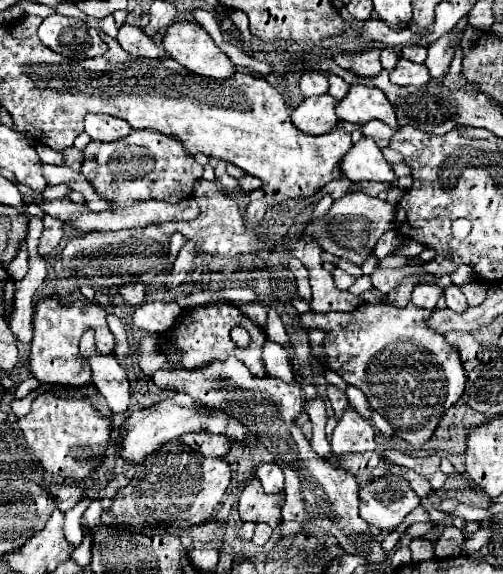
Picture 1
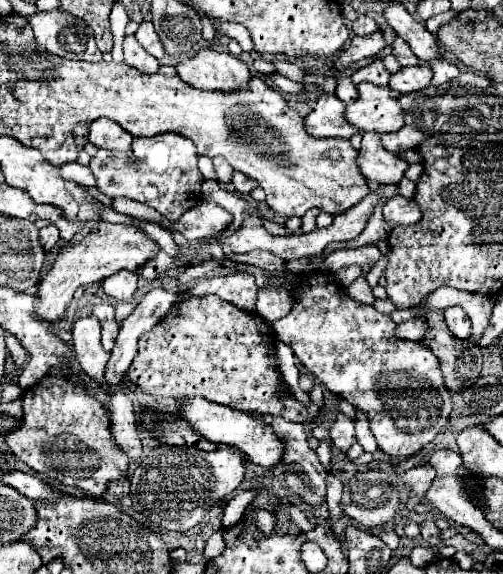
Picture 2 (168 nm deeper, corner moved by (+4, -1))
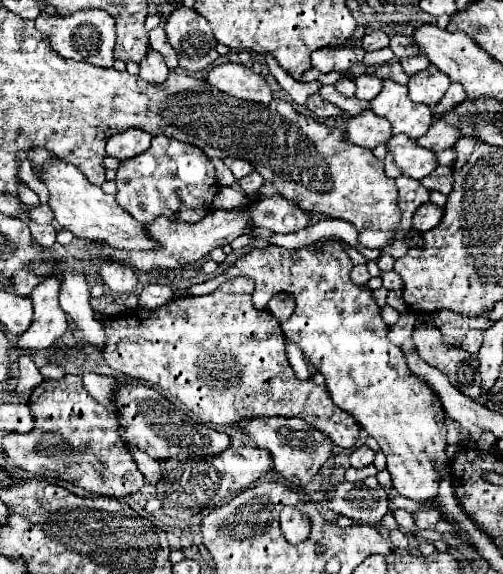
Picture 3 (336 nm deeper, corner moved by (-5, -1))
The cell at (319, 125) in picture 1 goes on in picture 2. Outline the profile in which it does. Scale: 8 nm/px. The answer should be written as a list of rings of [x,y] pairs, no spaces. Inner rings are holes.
[[[320,94],[314,102],[314,110],[304,118],[304,130],[316,138],[350,138],[358,132],[342,116],[344,102],[334,94]]]

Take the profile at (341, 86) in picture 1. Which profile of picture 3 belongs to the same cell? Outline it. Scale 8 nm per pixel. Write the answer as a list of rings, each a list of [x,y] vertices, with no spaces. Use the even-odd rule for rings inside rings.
[[[361,74],[361,76],[355,78],[355,86],[357,86],[357,92],[355,92],[357,98],[373,100],[381,92],[383,82],[373,74]]]

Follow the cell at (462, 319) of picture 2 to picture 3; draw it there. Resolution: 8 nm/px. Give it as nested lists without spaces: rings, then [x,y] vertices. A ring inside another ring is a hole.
[[[469,330],[465,334],[465,342],[463,342],[463,350],[469,354],[477,354],[481,348],[481,340],[483,340],[483,330]]]

